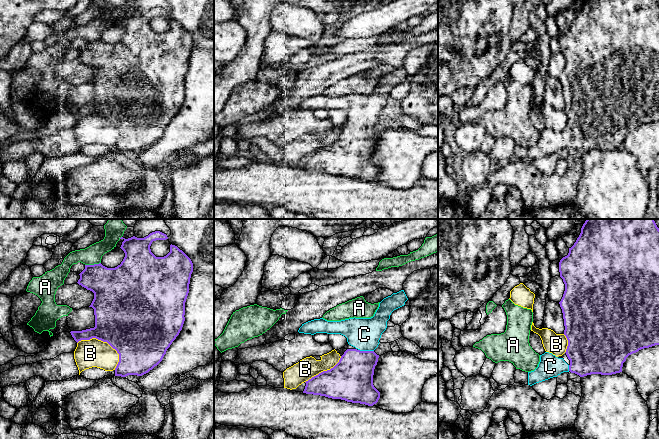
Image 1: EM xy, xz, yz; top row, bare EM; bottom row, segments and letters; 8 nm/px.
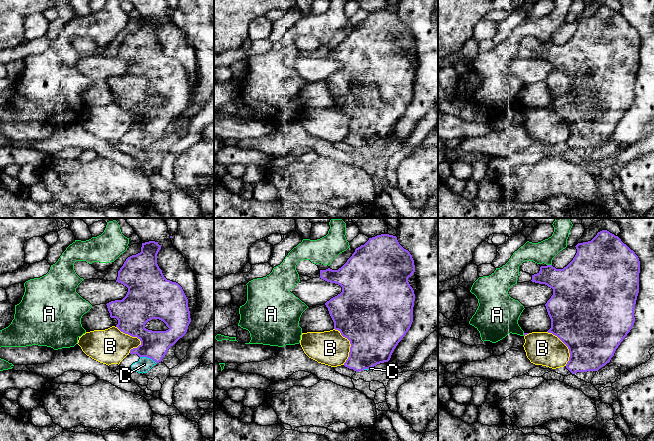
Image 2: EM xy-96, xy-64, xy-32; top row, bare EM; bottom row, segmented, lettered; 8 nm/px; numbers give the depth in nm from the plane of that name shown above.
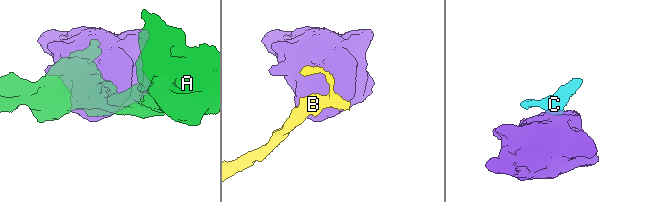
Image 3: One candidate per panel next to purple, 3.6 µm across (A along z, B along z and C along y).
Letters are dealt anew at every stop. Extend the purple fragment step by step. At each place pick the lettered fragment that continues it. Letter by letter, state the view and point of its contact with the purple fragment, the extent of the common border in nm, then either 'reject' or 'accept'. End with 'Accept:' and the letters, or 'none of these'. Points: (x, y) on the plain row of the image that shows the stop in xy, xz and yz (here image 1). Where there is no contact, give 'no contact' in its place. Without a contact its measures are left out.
A: xy (92, 41) | 130 nm | reject
B: xy (106, 117) | 380 nm | reject
C: xz (366, 127) | 130 nm | accept
Accept: C

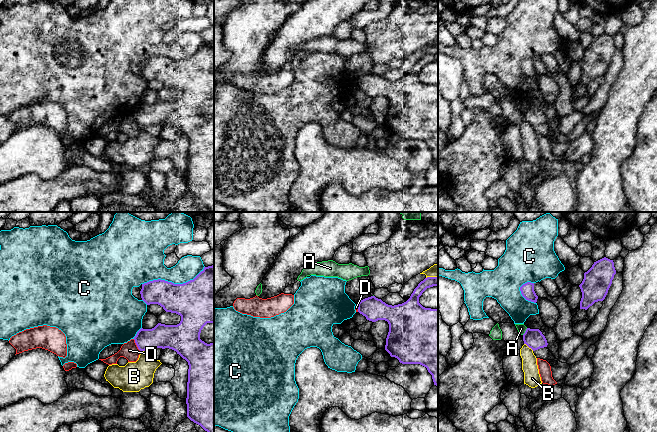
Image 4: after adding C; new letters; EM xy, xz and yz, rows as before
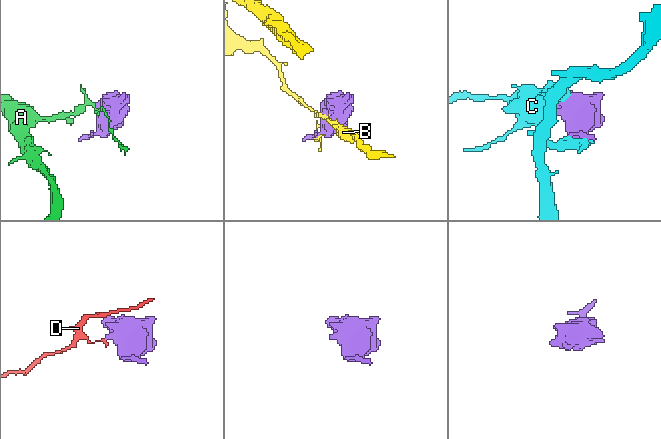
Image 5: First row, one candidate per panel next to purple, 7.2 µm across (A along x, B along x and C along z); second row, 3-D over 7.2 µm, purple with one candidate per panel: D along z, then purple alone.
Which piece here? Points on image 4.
A: yz (525, 107) | 70 nm | reject
B: yz (529, 123) | 100 nm | reject
C: xy (173, 59) | 500 nm | reject
D: xy (136, 120) | 110 nm | reject
Accept: none of these

